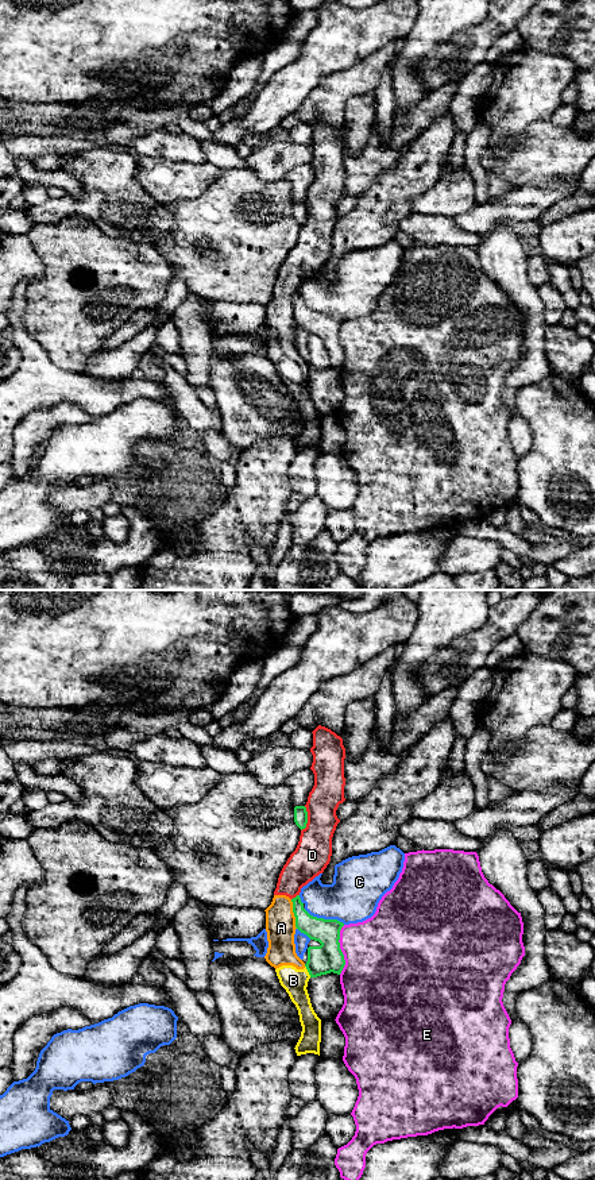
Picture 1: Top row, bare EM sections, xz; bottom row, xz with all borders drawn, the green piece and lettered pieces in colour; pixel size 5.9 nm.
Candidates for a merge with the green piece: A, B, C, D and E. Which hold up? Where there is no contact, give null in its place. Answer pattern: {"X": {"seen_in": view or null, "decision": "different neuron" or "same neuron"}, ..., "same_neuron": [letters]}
{"A": {"seen_in": "xz", "decision": "different neuron"}, "B": {"seen_in": "xz", "decision": "different neuron"}, "C": {"seen_in": "xz", "decision": "different neuron"}, "D": {"seen_in": "xz", "decision": "different neuron"}, "E": {"seen_in": "xz", "decision": "different neuron"}, "same_neuron": []}

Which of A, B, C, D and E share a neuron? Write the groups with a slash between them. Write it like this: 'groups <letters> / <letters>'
groups A B D / C / E

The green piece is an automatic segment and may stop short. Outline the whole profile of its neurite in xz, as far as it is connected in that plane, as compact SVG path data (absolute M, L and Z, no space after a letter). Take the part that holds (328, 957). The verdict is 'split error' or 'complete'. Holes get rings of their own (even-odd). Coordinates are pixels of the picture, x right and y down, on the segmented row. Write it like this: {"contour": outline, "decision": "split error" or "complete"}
{"contour": "M300 895L291 899L295 928L310 940L318 941L320 946L308 948L308 961L305 964L310 977L327 973L340 975L344 965L344 955L340 949L340 930L344 926L337 919L324 919L310 915L301 902Z", "decision": "complete"}

